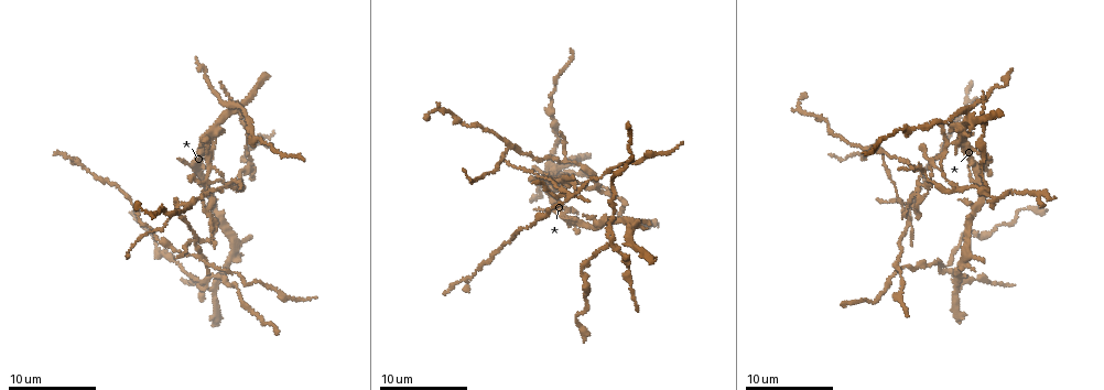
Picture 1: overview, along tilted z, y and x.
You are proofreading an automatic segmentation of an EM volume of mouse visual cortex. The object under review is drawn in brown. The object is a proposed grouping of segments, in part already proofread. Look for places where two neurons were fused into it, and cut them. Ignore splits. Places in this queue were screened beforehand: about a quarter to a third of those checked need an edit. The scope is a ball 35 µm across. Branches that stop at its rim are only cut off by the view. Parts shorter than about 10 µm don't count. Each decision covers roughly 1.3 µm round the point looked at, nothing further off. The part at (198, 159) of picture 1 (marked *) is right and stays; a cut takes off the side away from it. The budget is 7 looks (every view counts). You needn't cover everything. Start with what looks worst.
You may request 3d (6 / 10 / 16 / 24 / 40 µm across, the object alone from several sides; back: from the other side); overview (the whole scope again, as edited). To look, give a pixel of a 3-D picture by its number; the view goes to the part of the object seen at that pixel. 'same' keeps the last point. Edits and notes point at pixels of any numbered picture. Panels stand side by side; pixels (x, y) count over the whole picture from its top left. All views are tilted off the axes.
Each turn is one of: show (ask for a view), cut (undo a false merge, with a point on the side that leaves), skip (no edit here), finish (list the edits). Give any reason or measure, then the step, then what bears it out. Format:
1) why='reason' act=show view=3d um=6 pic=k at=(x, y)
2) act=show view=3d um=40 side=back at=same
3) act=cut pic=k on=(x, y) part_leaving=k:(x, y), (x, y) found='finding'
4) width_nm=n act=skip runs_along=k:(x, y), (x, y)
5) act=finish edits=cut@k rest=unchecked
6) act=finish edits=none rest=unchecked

why='looks like a crossing' act=show view=3d um=16 pic=1 at=(206, 184)

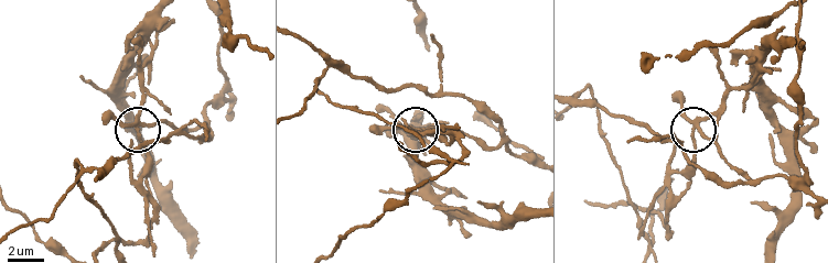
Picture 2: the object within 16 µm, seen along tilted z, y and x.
arms=4 act=skip found='continuous, no second neuron'

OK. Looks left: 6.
why='small branch off a trunk' act=show view=3d um=10 pic=1 at=(511, 143)

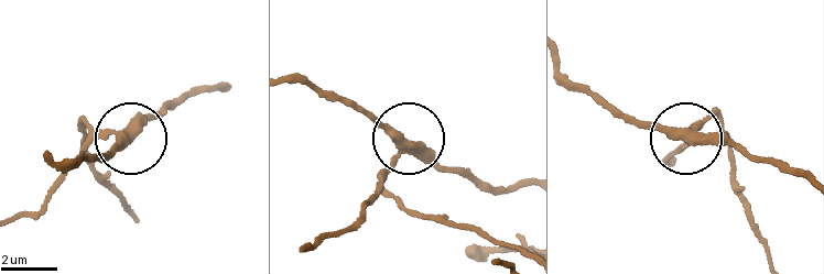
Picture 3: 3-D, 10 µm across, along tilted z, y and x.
arms=4 act=skip found='all the same neuron'

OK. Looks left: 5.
why='three arms meet' act=show view=3d um=6 pic=1 at=(216, 144)

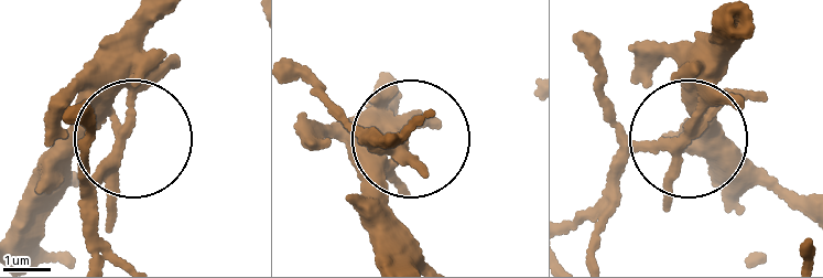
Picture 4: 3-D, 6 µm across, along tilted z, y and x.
act=skip found='all the same neuron'

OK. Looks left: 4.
act=finish edits=none rest=unchecked

